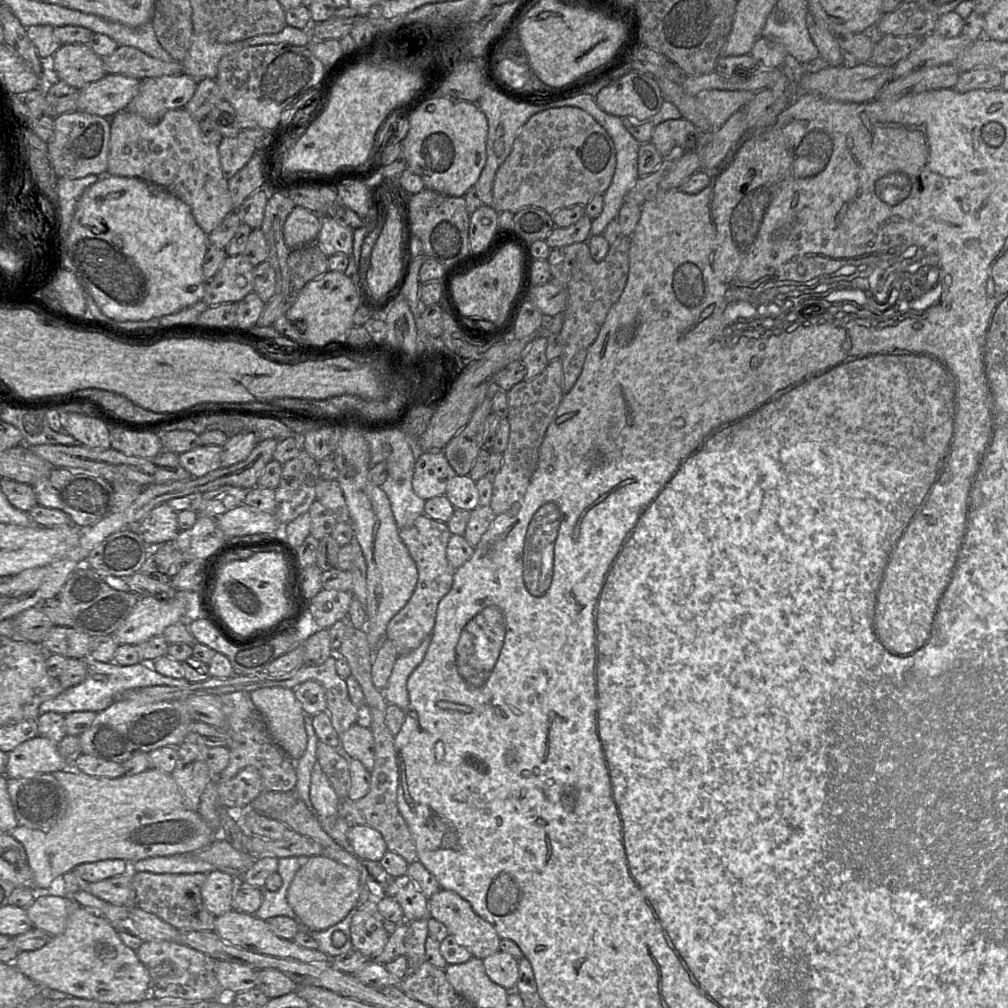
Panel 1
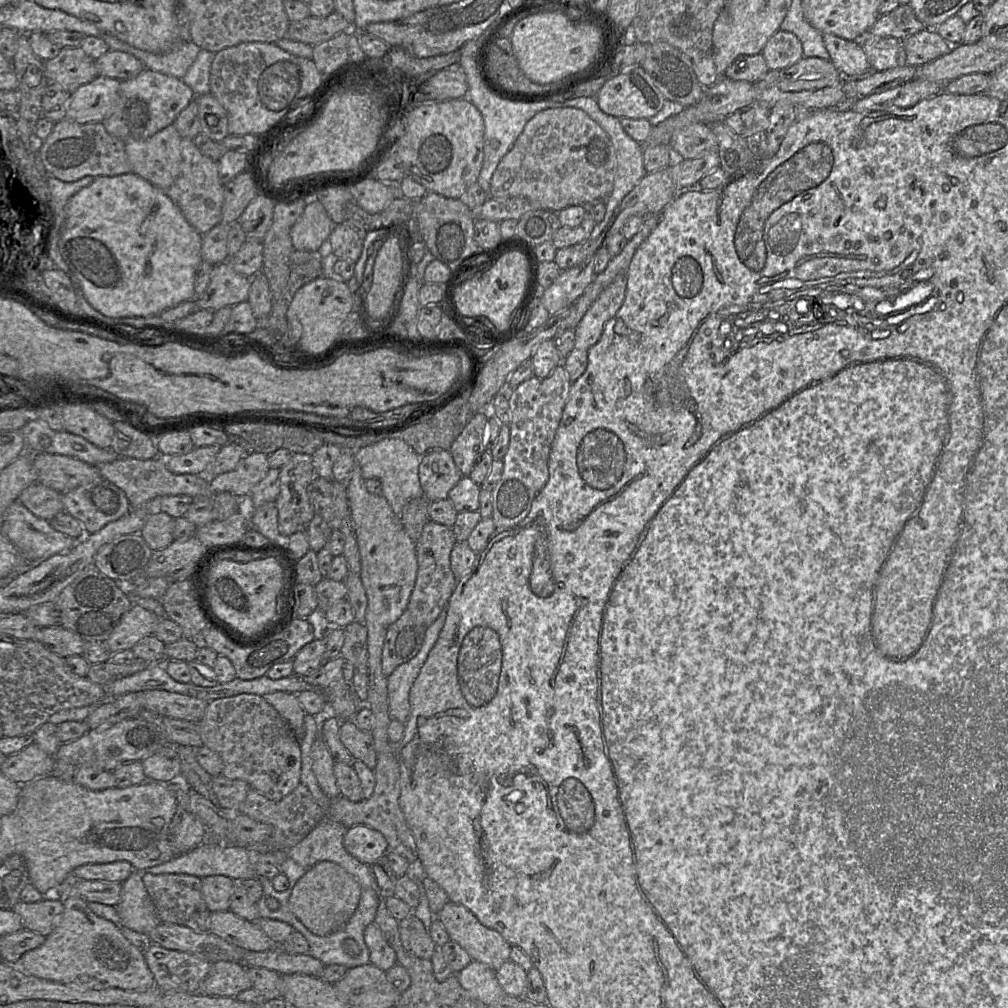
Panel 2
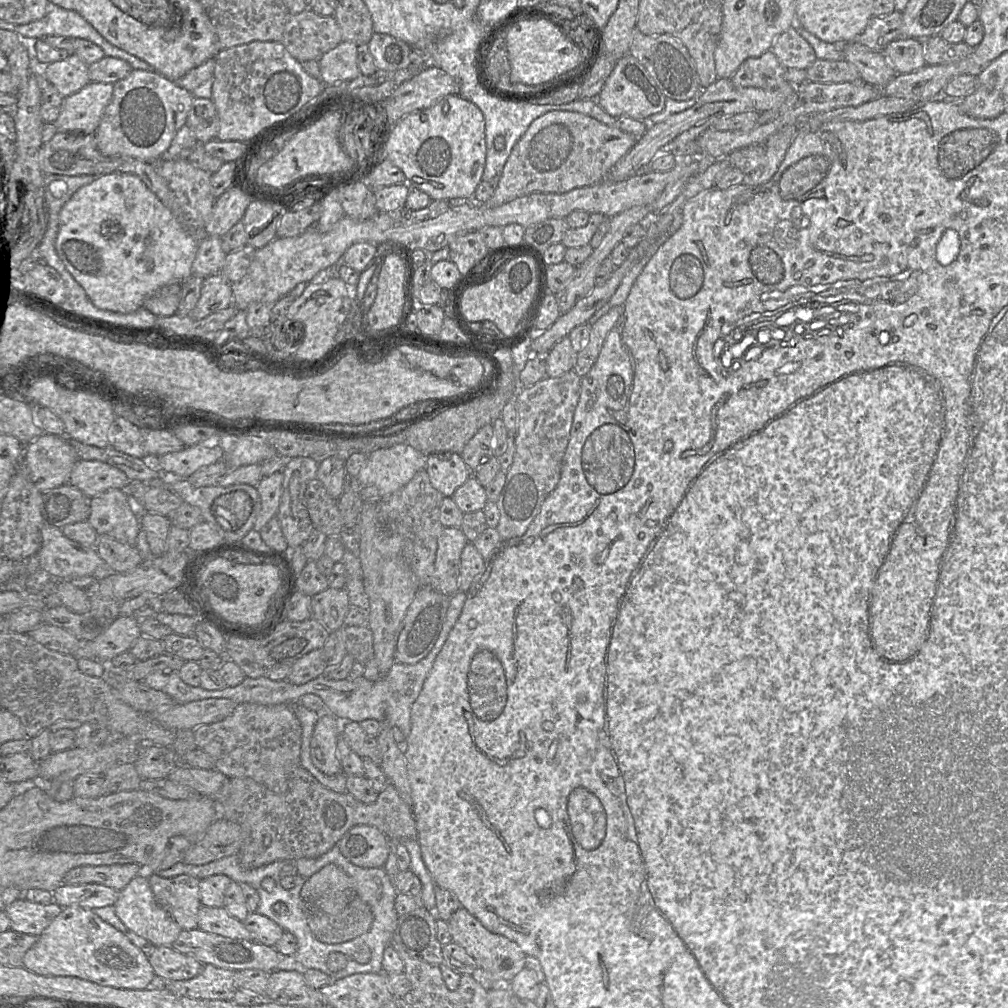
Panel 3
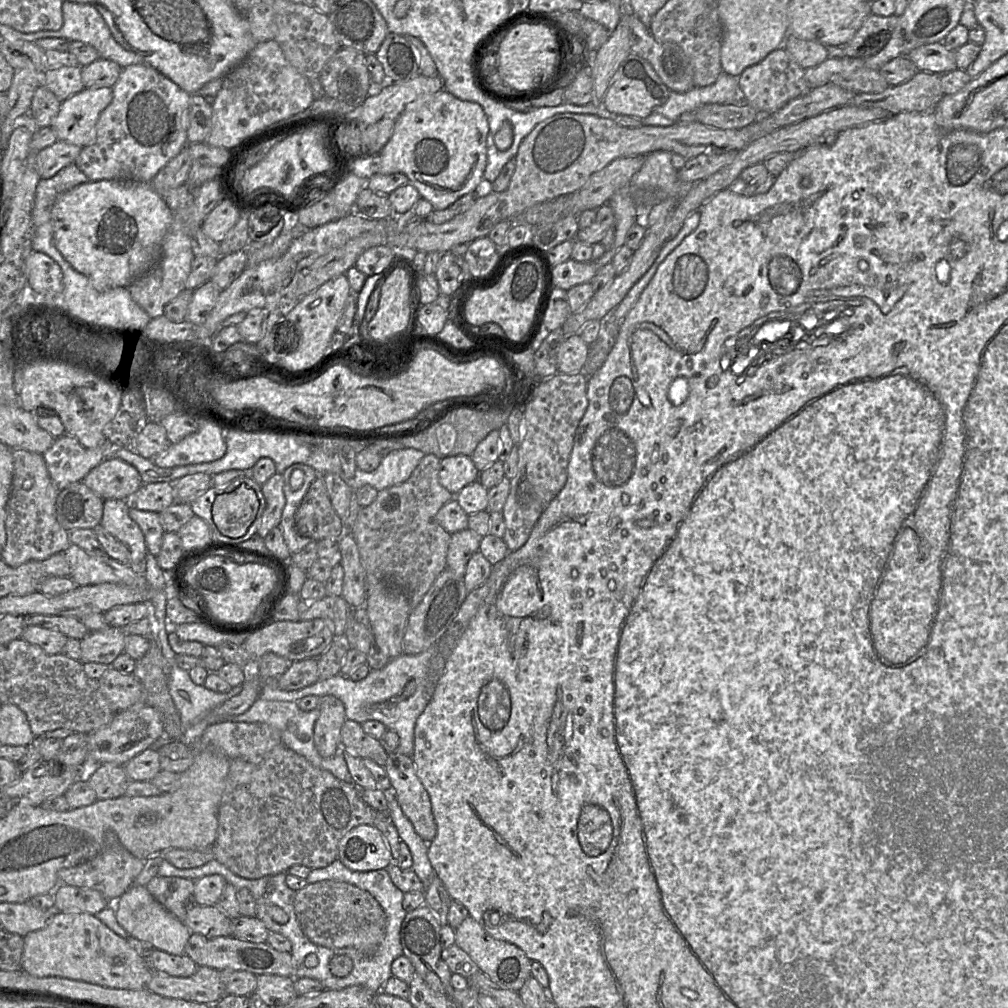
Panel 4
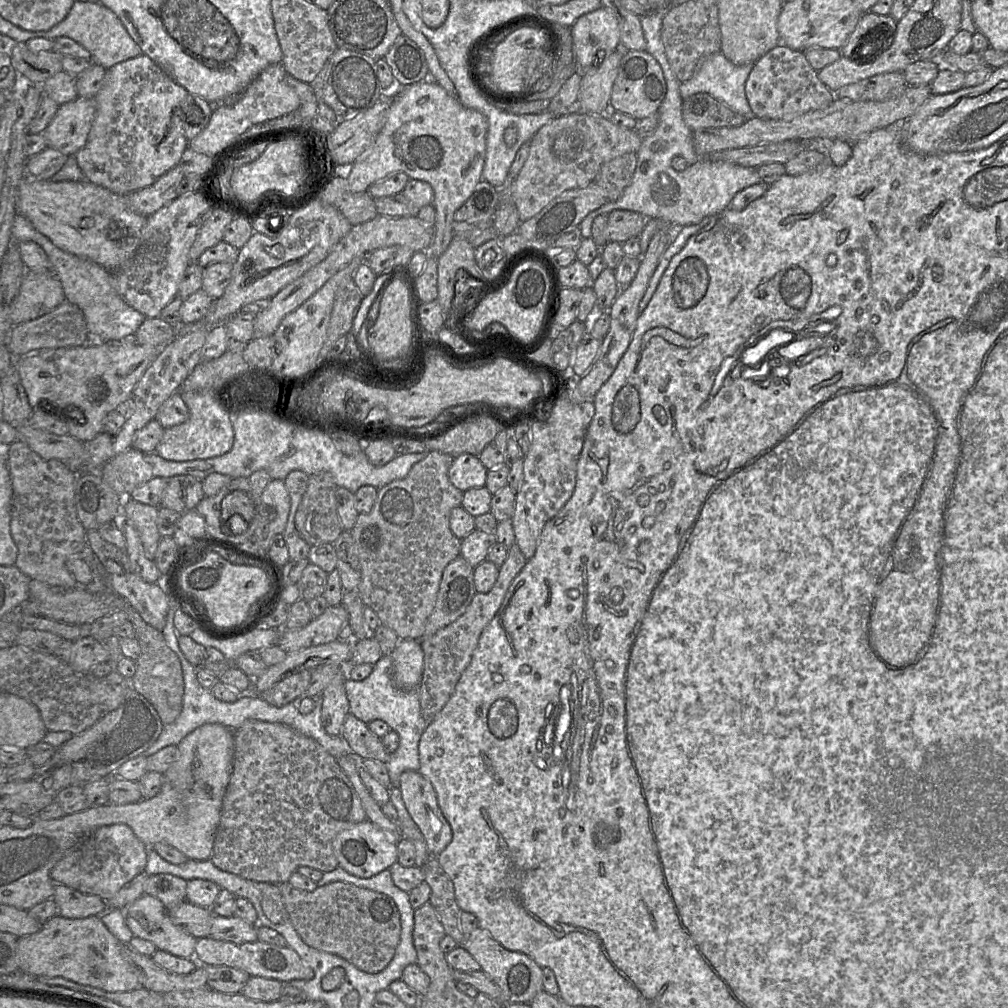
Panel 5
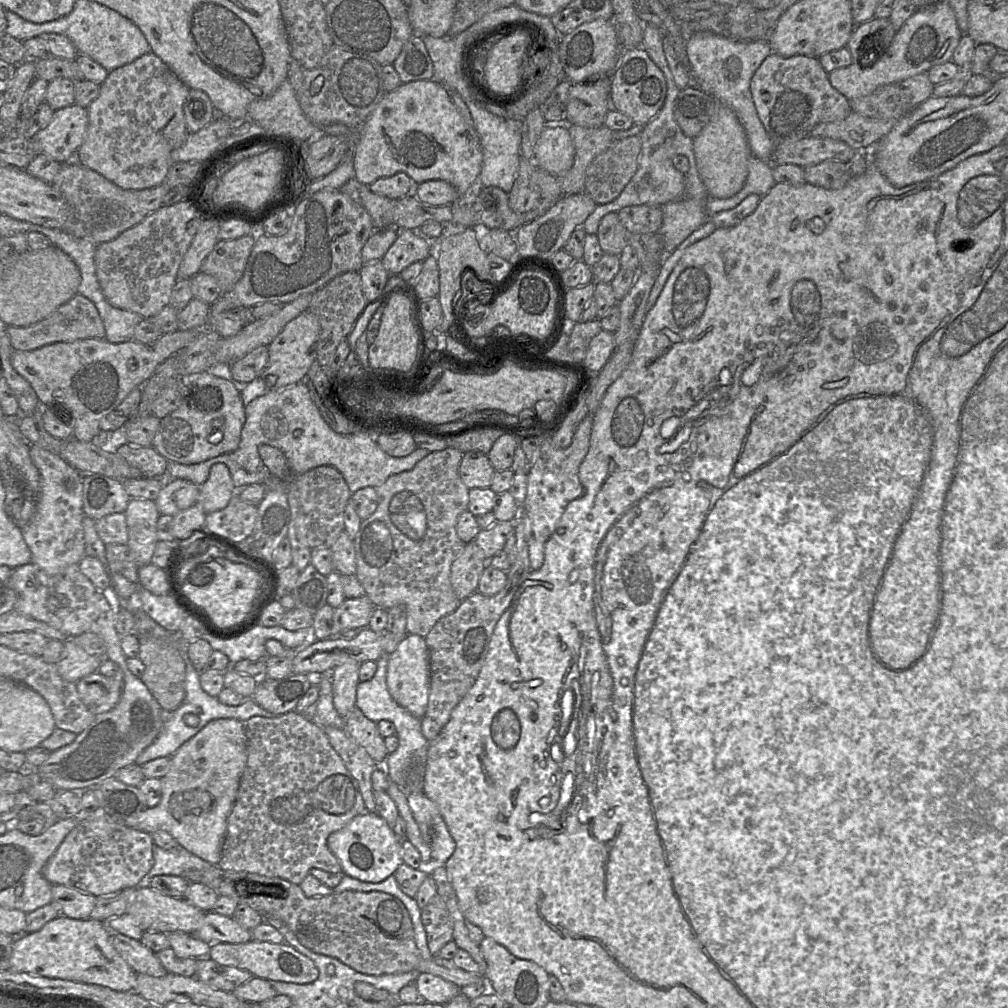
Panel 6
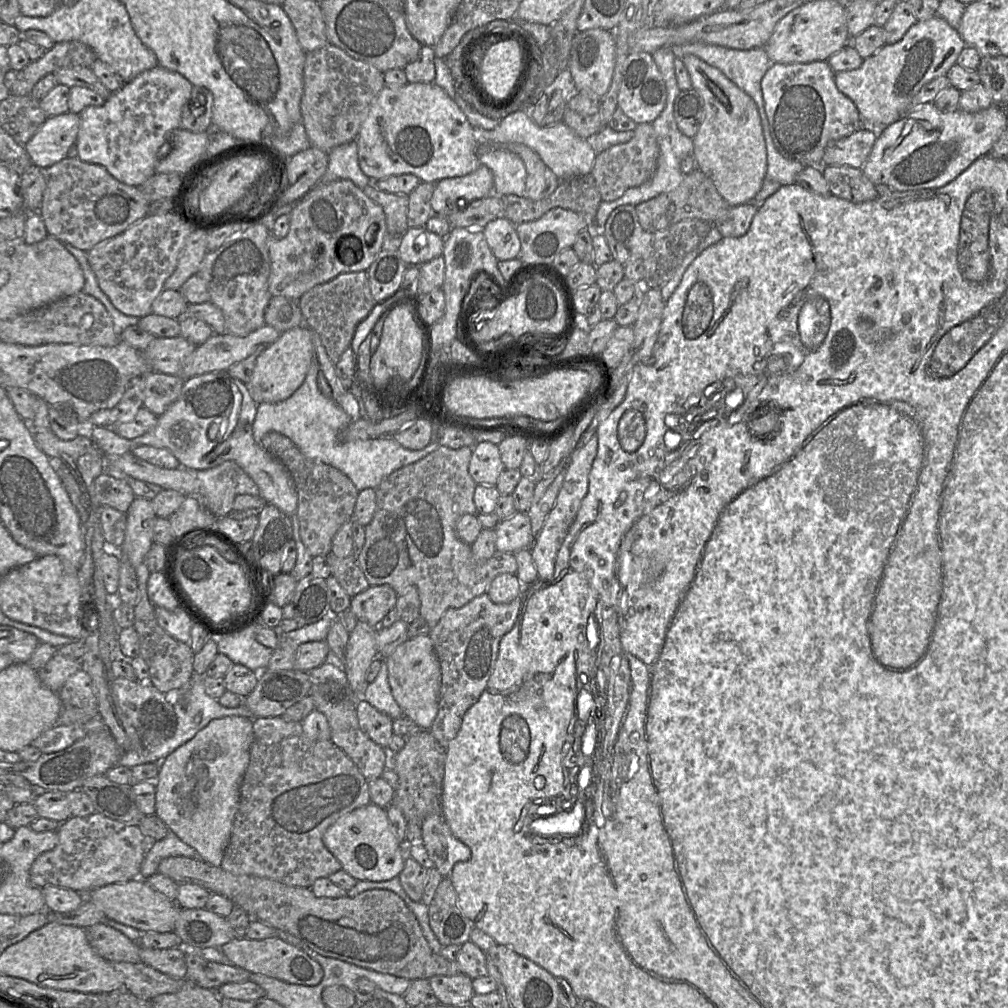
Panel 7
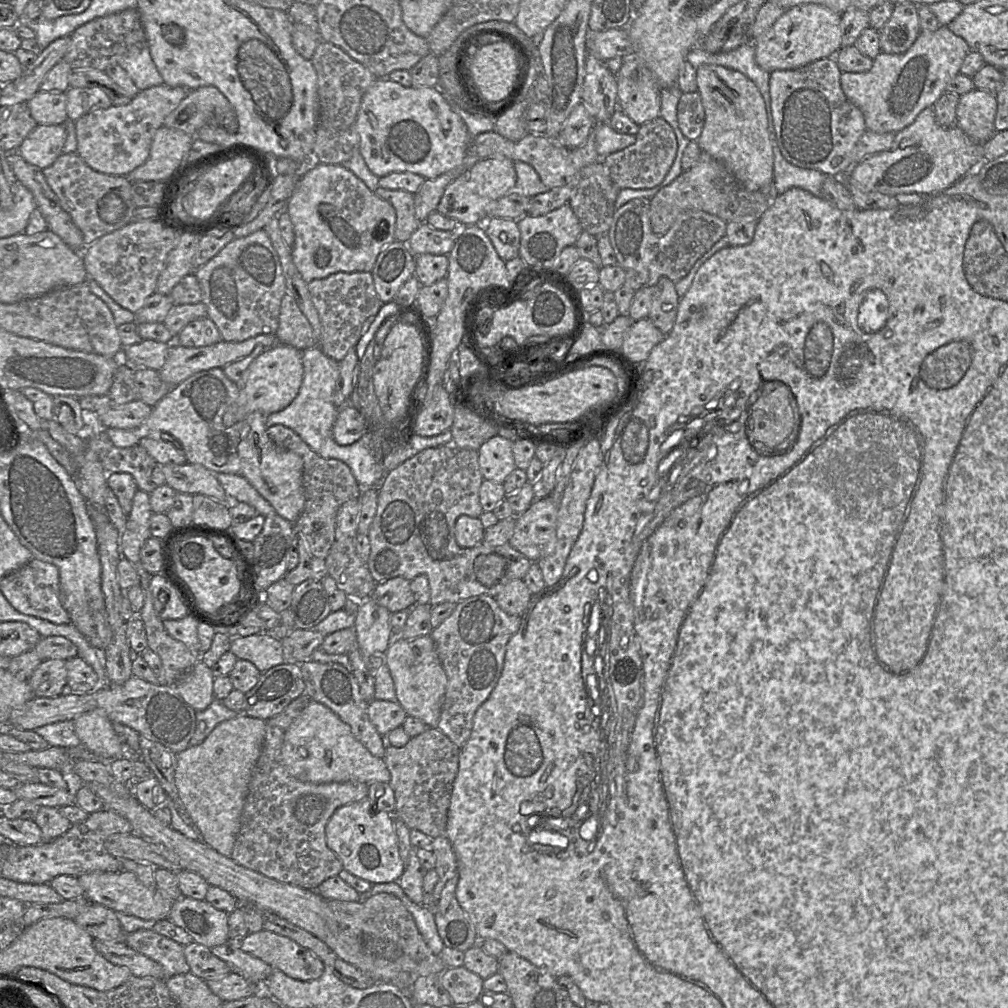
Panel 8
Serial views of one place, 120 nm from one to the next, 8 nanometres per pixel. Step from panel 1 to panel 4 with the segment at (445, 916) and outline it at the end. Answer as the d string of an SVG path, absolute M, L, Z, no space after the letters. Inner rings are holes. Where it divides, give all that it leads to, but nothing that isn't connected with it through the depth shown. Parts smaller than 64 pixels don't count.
M471 916L455 929L455 944L470 956L484 974L503 988L518 993L526 980L532 976L532 960L522 949L512 943L493 938Z

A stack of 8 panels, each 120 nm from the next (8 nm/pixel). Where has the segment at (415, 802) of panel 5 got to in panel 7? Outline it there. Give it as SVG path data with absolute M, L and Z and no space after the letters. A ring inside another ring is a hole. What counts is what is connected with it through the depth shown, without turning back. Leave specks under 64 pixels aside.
M442 813L427 816L421 831L423 846L443 878L449 877L456 863L469 859L469 848L453 835Z

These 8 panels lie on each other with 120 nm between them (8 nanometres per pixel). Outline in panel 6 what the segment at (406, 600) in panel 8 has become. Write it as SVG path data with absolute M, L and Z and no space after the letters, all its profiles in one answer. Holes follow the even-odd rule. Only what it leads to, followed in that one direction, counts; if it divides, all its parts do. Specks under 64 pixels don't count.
M367 595L345 599L339 607L334 609L330 637L341 637L340 634L347 629L364 629L368 627L375 608Z

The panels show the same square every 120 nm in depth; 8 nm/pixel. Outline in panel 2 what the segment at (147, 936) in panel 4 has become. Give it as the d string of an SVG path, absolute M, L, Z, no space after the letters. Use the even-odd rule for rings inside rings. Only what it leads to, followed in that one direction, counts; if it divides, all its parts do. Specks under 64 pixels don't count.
M134 870L122 883L121 899L116 905L121 925L148 934L159 923L155 906L142 880L146 871Z

